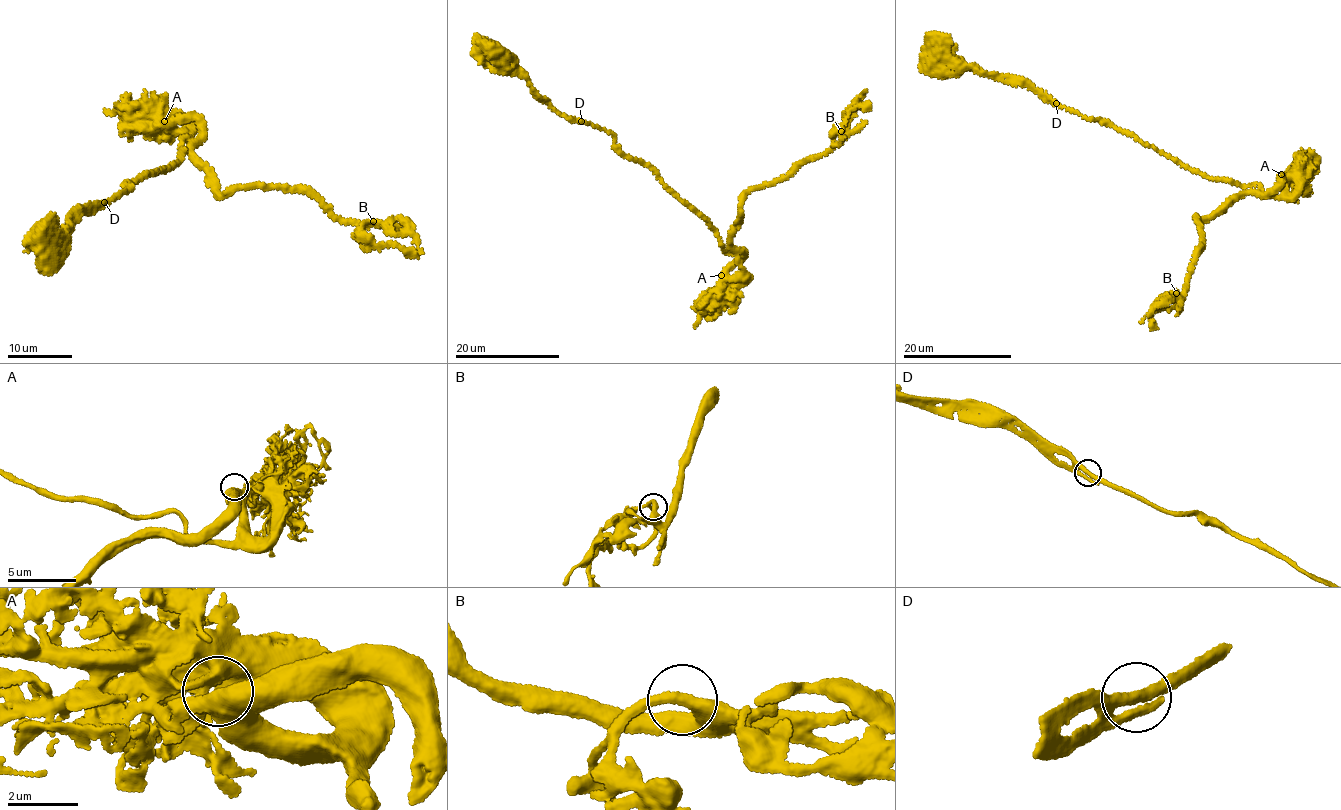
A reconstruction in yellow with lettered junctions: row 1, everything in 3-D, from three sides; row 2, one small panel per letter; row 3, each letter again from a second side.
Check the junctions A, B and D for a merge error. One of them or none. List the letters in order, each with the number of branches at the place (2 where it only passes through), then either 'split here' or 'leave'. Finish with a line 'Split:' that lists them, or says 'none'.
A: 3 branches meet; leave
B: 2 branches meet; leave
D: 2 branches meet; leave
Split: none

